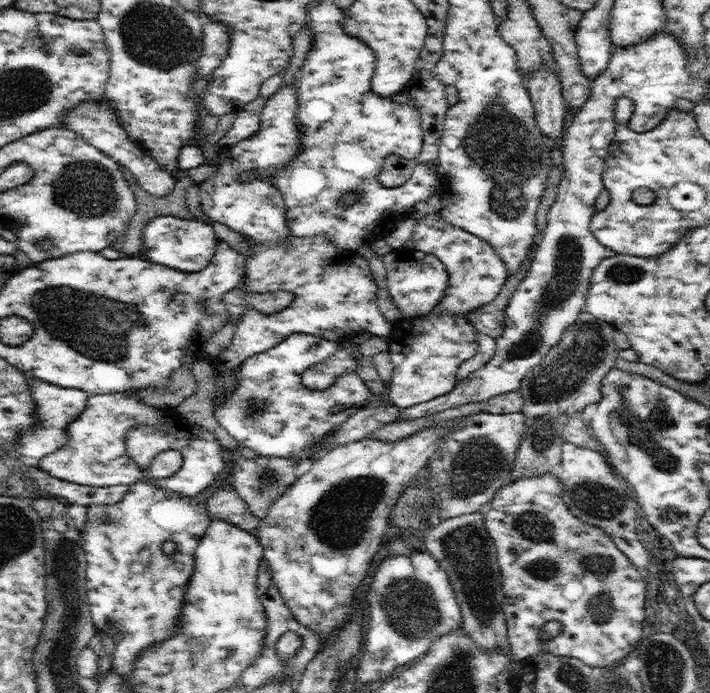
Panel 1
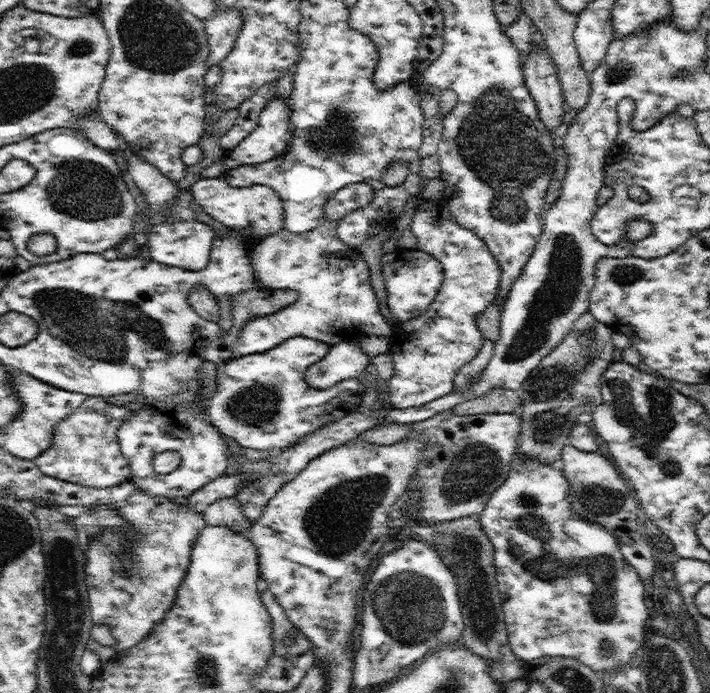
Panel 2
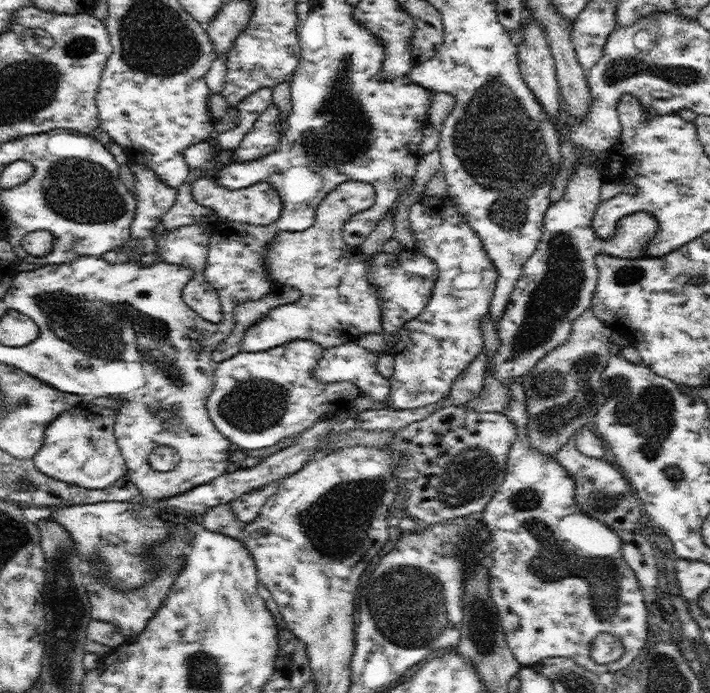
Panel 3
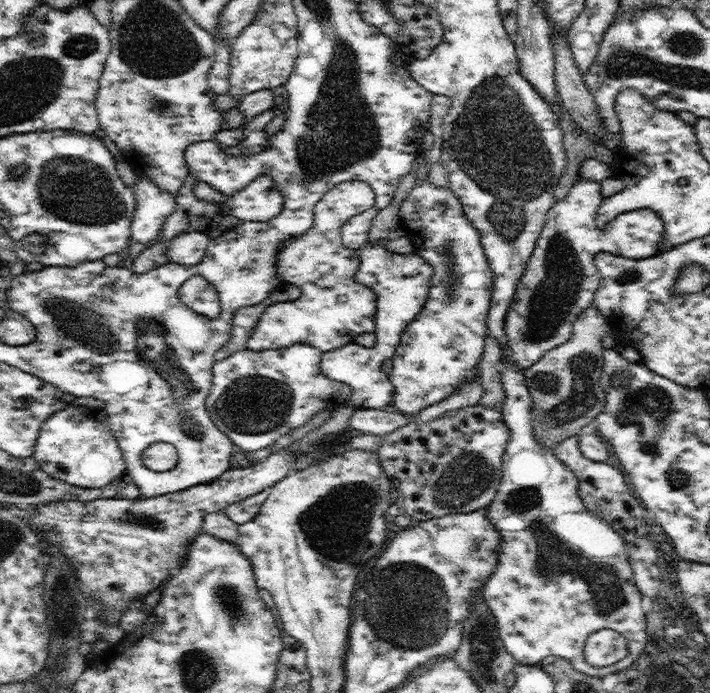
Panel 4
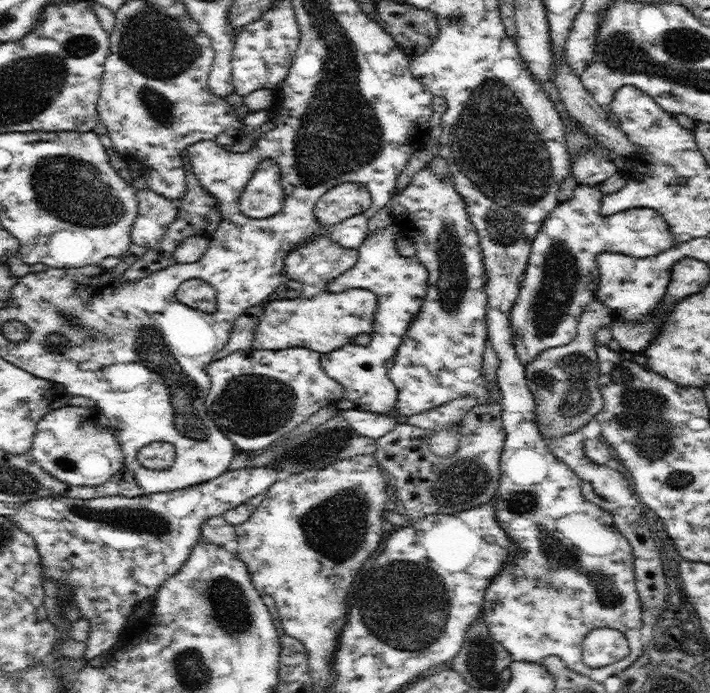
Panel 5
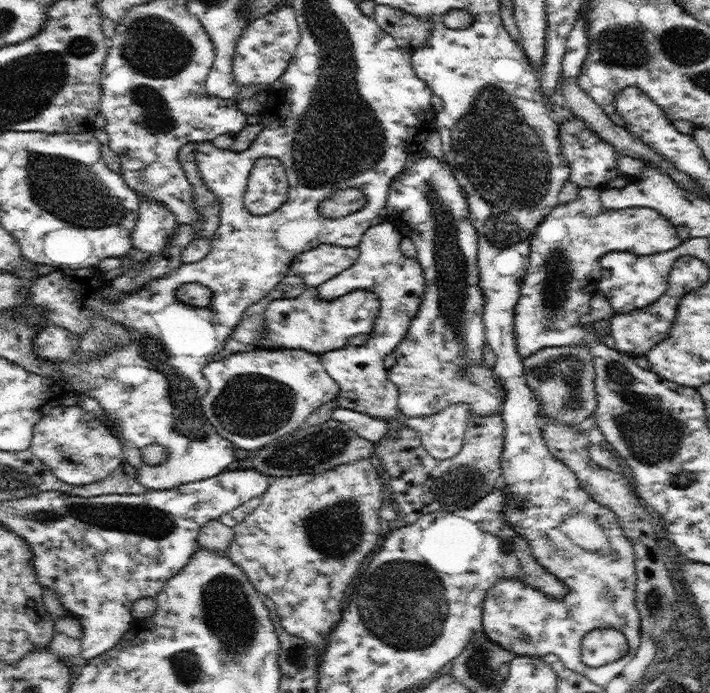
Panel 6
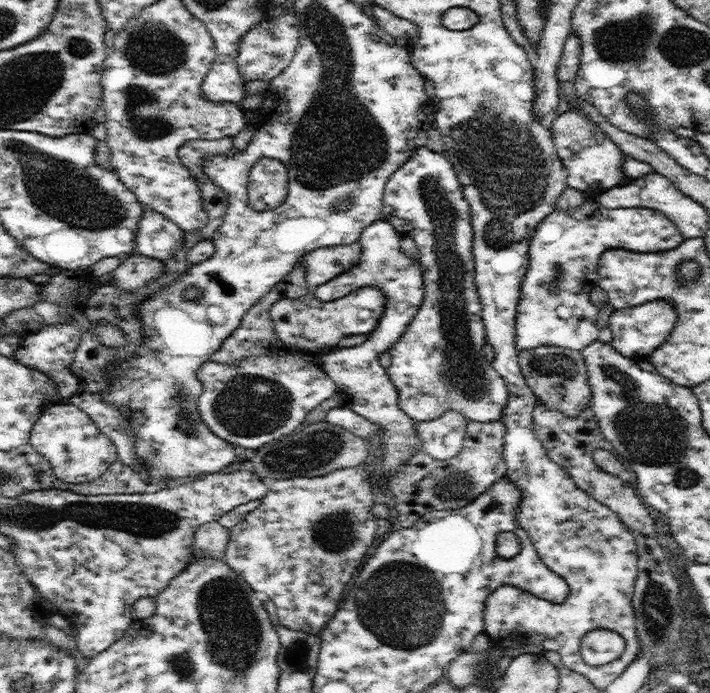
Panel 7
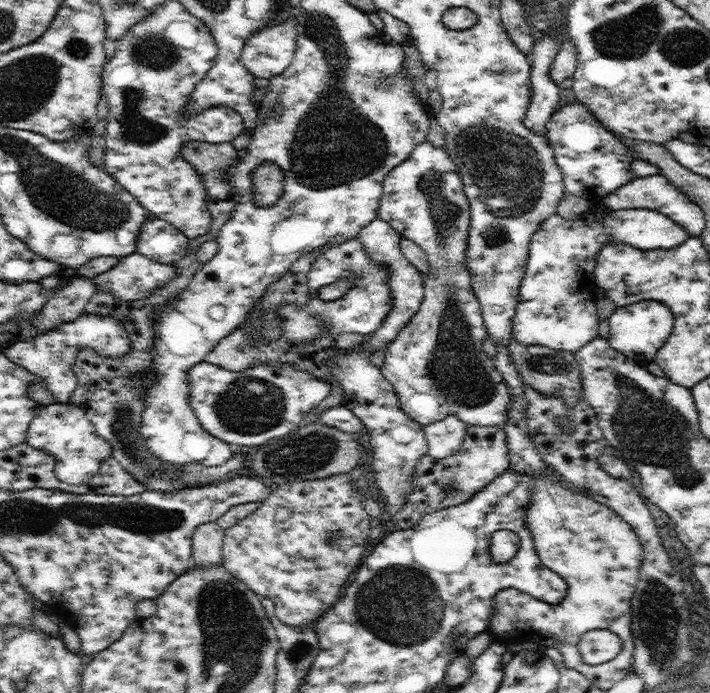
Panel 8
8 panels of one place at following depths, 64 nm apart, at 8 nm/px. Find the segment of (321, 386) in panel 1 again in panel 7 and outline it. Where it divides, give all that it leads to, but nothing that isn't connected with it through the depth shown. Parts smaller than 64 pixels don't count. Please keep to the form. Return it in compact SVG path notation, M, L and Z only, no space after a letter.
M378 218L370 226L366 227L359 238L361 247L361 259L356 266L353 266L348 272L343 272L332 280L325 283L319 283L315 290L318 300L330 302L346 296L349 292L362 286L375 286L384 293L385 309L378 321L378 326L370 333L366 342L355 347L340 347L328 350L326 354L320 356L320 365L326 371L326 374L337 384L337 392L341 394L343 405L350 410L357 412L367 421L381 426L380 434L382 437L382 448L384 448L384 480L389 482L392 471L397 471L418 449L421 448L421 438L415 430L415 420L410 418L398 404L398 391L394 383L390 380L386 369L380 365L378 358L383 349L389 349L404 335L406 329L422 304L425 295L423 285L423 270L421 264L416 259L406 256L401 249L403 236L388 221Z

